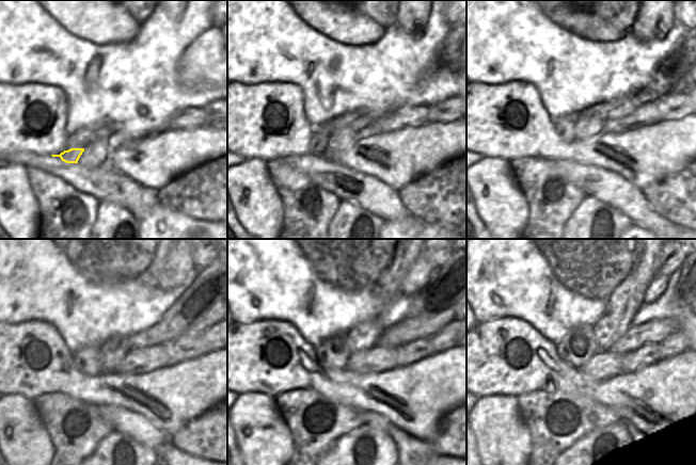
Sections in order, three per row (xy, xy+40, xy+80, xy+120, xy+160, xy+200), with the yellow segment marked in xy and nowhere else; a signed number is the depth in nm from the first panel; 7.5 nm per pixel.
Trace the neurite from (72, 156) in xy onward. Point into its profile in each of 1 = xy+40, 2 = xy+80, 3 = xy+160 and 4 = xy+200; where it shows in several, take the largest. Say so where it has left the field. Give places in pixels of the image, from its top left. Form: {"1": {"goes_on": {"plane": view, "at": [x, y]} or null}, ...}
{"1": {"goes_on": {"plane": "xy+40", "at": [318, 143]}}, "2": {"goes_on": {"plane": "xy+80", "at": [565, 126]}}, "3": {"goes_on": {"plane": "xy+160", "at": [332, 353]}}, "4": {"goes_on": {"plane": "xy+200", "at": [578, 346]}}}

